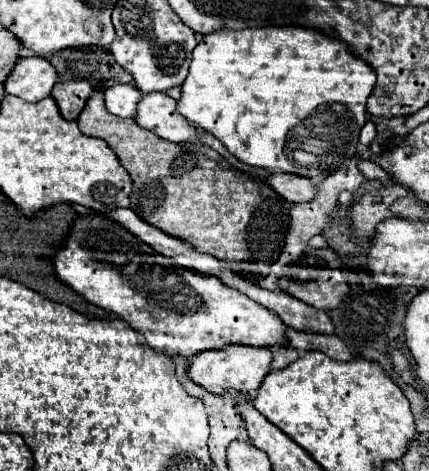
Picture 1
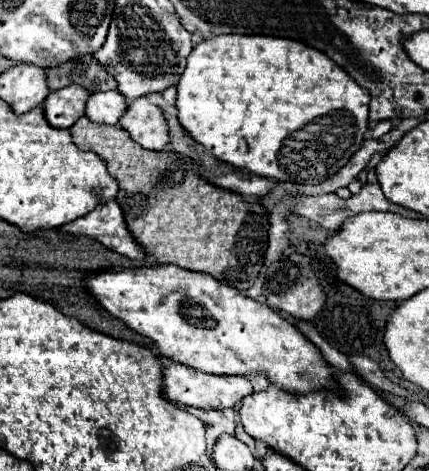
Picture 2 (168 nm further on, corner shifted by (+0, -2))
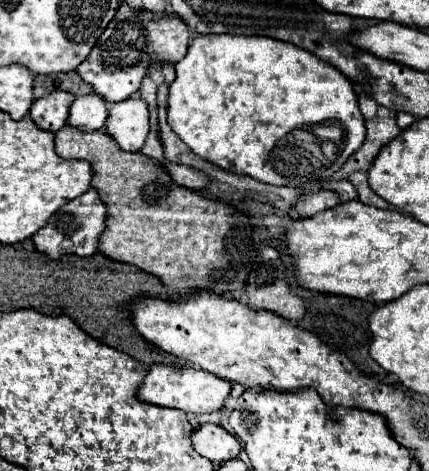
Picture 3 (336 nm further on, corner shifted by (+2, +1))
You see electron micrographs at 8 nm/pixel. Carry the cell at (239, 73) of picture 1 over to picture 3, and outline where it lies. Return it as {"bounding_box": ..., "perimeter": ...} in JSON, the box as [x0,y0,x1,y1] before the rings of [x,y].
{"bounding_box":[168,34,366,188],"perimeter":[[[232,34],[196,36],[188,48],[188,54],[176,64],[176,78],[168,90],[168,124],[180,136],[180,140],[200,158],[204,158],[220,168],[226,168],[228,172],[252,176],[254,180],[264,182],[264,184],[294,186],[294,188],[302,188],[306,184],[316,184],[316,182],[328,180],[334,172],[338,172],[344,166],[344,162],[362,146],[362,140],[366,138],[364,116],[358,108],[358,98],[352,90],[350,80],[346,80],[346,76],[342,76],[342,72],[338,72],[332,64],[318,60],[314,54],[310,54],[294,44],[286,44],[282,40],[274,40],[274,38],[266,38],[266,36],[232,36]]]}

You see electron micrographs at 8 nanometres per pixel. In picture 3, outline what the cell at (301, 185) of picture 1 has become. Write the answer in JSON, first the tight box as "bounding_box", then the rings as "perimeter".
{"bounding_box":[162,162,208,188],"perimeter":[[[162,162],[162,166],[168,170],[170,178],[174,184],[184,186],[184,188],[204,188],[208,182],[208,176],[200,170],[188,168],[184,164],[174,164],[174,162]]]}

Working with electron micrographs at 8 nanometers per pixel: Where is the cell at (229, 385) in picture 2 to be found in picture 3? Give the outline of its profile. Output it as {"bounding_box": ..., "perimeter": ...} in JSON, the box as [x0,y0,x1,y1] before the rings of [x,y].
{"bounding_box":[136,364,230,414],"perimeter":[[[152,364],[136,392],[138,400],[142,402],[178,408],[178,410],[192,412],[192,414],[210,414],[210,412],[220,410],[228,394],[230,394],[230,382],[220,380],[218,376],[210,372],[194,370],[194,368],[174,368],[166,364]]]}

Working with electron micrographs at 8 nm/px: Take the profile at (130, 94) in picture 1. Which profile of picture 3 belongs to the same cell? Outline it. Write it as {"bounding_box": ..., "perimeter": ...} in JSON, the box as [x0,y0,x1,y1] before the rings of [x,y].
{"bounding_box":[66,94,108,132],"perimeter":[[[88,94],[74,100],[66,124],[82,132],[92,132],[100,130],[106,118],[108,118],[108,104],[100,96]]]}

